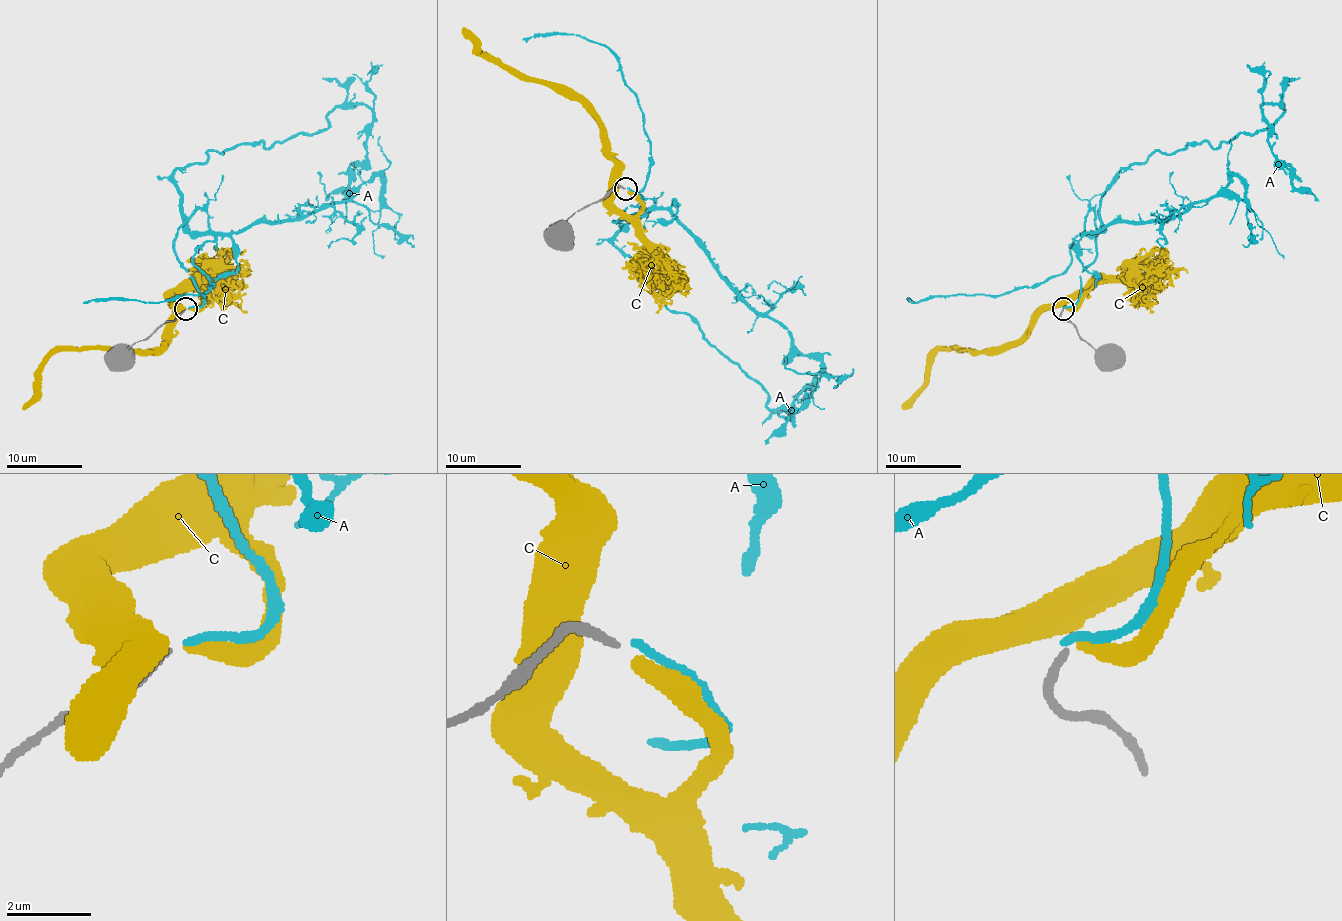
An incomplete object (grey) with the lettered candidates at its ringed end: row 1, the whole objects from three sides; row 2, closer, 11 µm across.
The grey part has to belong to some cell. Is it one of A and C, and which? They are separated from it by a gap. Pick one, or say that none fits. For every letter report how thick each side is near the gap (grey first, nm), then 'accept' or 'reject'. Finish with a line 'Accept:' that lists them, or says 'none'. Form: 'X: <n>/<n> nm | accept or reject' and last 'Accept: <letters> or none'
A: 170/170 nm | reject
C: 170/360 nm | reject
Accept: none

